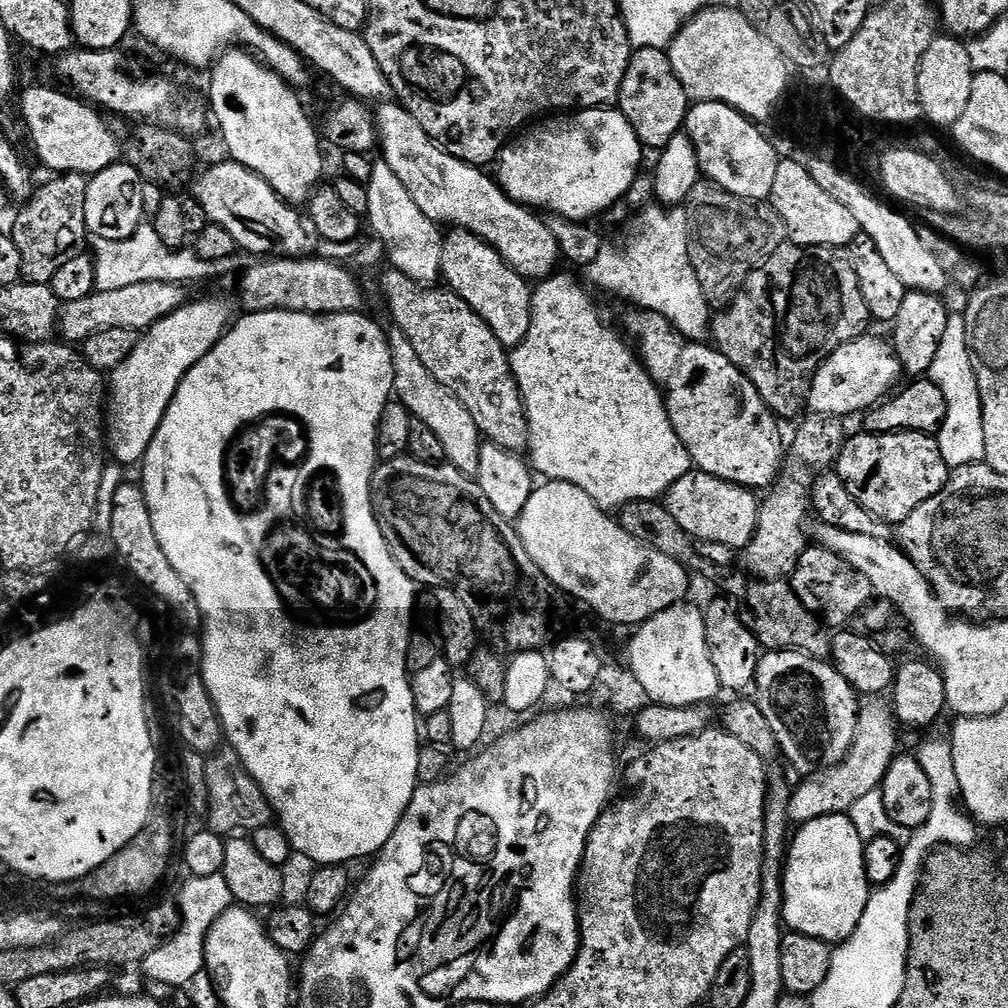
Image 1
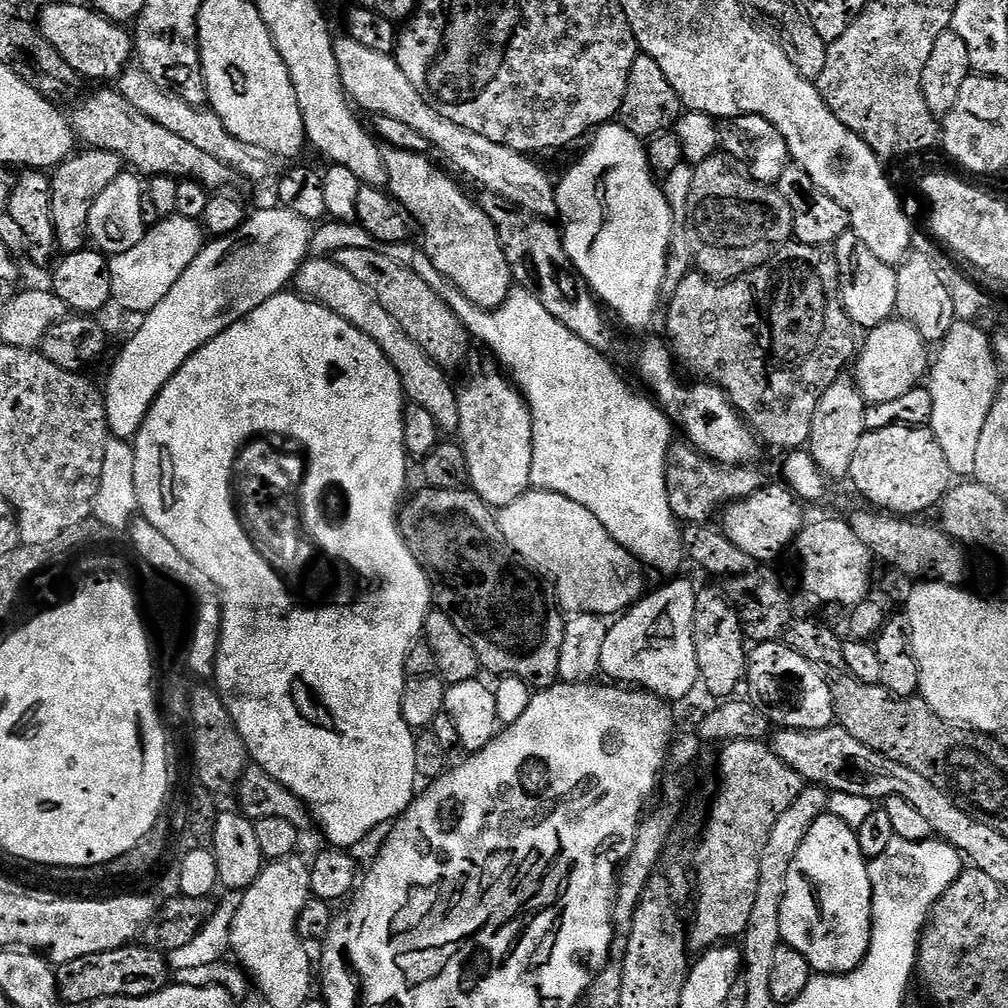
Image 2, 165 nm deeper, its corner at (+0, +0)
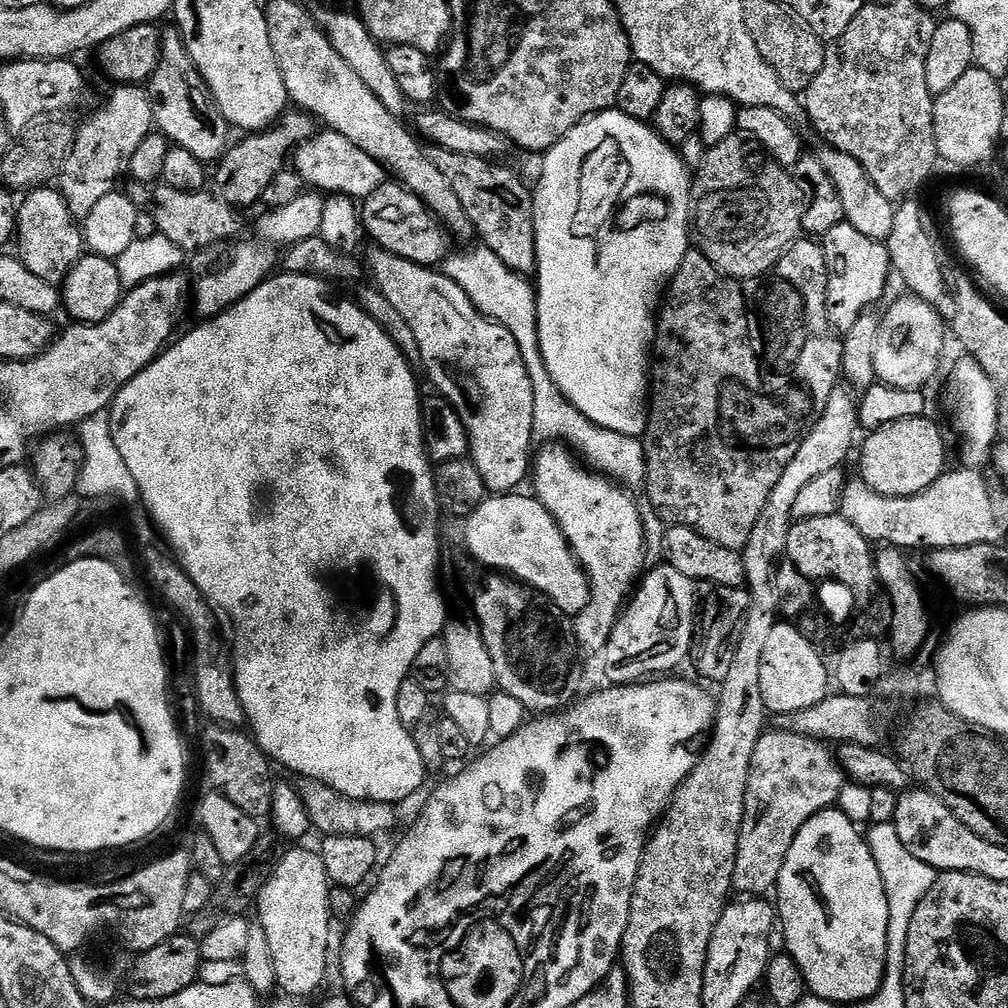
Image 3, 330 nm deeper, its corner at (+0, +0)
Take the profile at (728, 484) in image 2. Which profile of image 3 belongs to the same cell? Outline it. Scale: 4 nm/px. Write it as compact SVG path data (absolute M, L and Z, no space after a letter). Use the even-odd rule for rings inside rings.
M812 238L797 240L767 276L756 276L753 280L734 280L731 276L722 276L698 250L689 250L686 258L682 258L682 266L678 266L672 283L668 285L656 318L654 351L650 356L648 425L642 437L646 458L646 474L642 488L643 491L648 491L648 500L652 503L649 504L651 511L655 512L665 525L689 528L718 546L726 546L726 550L743 553L746 542L750 542L750 530L754 530L758 517L762 515L762 509L766 507L766 501L770 499L770 490L774 490L778 478L782 478L782 470L786 470L794 454L798 454L798 446L802 446L802 442L816 424L816 419L820 417L822 410L826 410L830 394L842 380L840 367L844 346L826 314L827 289L828 267L824 250Z

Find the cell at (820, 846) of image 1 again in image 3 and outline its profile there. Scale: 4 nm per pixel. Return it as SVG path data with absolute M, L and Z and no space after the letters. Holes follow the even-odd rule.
M839 810L819 812L798 830L794 846L790 846L790 854L786 854L782 874L774 889L775 896L787 955L792 956L798 970L802 970L802 978L811 995L833 1006L858 1006L880 989L888 967L888 899L882 874L878 874L878 862L874 862L867 839L846 813Z

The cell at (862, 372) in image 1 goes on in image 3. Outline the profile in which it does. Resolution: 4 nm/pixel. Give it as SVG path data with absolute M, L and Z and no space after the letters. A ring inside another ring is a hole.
M904 294L901 300L896 300L888 308L888 313L883 313L880 329L878 330L878 347L874 354L874 370L876 379L881 384L887 384L889 388L923 389L936 376L940 368L940 359L944 356L944 328L946 332L946 320L926 302L919 300L917 296Z

